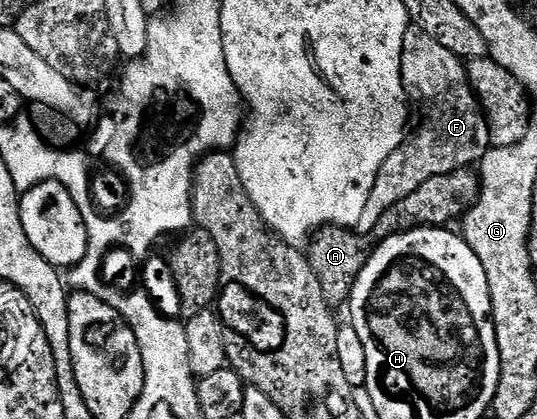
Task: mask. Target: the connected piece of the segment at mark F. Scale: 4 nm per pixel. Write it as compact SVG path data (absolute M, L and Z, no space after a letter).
M414 25L408 26L405 33L401 77L404 96L419 106L423 124L412 139L411 136L404 138L401 146L389 153L389 161L381 167L381 173L373 183L373 193L369 193L369 201L365 201L365 209L359 218L357 230L364 237L378 228L381 217L385 217L397 201L421 189L425 181L462 167L474 168L492 146L491 128L487 126L487 117L473 86L468 64L449 53L449 49L437 45L429 33Z

